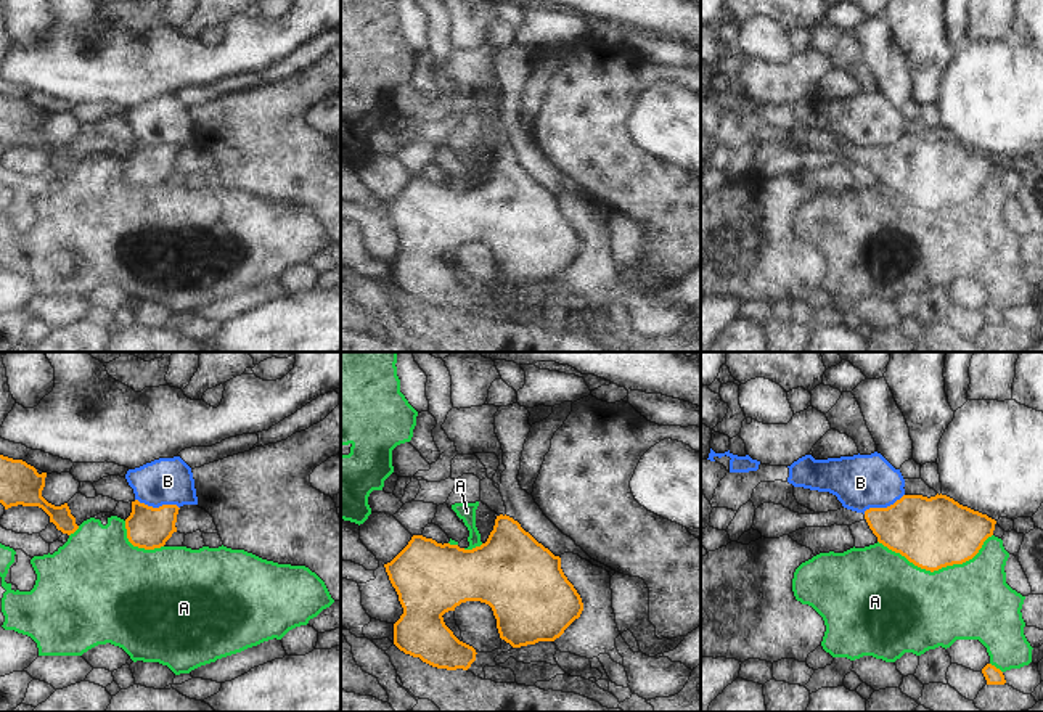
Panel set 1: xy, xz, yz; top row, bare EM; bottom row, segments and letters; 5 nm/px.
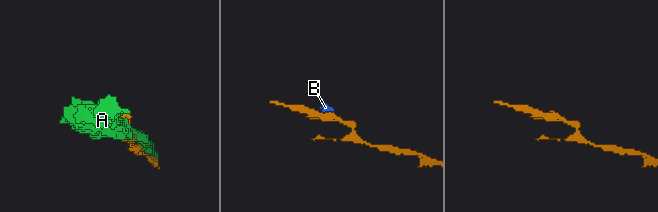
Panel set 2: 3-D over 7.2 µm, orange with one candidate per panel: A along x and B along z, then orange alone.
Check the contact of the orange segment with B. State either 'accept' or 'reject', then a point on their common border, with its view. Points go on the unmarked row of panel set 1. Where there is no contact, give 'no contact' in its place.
reject | xy (159, 147)

